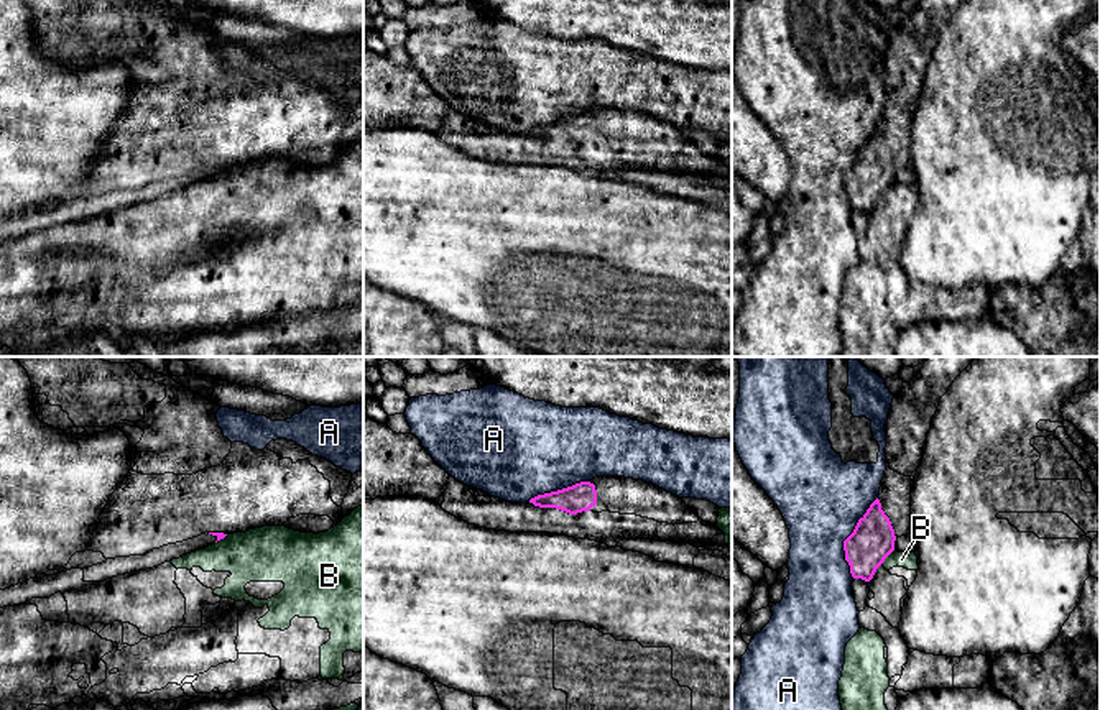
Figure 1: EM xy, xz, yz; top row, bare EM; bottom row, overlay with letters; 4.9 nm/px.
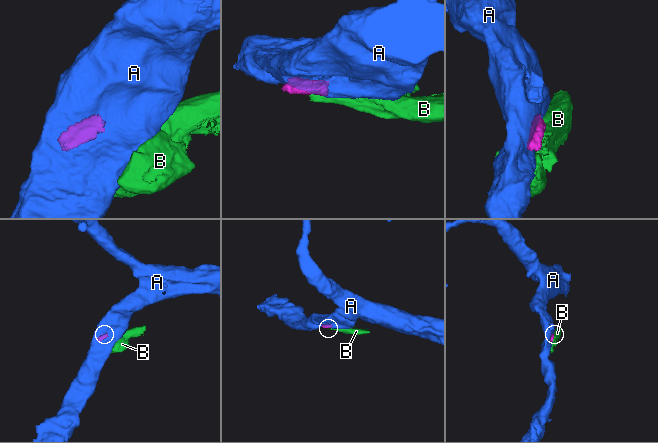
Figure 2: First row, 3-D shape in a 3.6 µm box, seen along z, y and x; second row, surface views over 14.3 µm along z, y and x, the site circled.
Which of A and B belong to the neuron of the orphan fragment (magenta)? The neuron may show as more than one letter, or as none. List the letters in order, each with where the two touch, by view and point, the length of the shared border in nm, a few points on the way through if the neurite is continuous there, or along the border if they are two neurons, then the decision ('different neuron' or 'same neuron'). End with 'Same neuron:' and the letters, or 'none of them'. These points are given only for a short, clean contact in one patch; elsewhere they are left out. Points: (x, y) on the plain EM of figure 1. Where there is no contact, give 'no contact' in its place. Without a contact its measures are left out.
A: yz (847, 170) | 420 nm | different neuron
B: yz (888, 186) | 90 nm | along yz (893, 181), (882, 194) | different neuron
Same neuron: none of them

